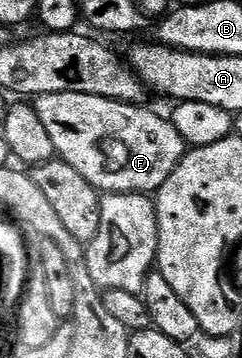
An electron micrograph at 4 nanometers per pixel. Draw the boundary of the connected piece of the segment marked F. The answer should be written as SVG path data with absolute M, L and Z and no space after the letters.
M53 93L38 96L33 106L53 140L56 156L73 165L73 169L77 169L77 173L81 173L81 177L85 177L85 181L89 181L89 185L93 185L100 193L138 195L158 192L185 154L181 133L177 133L170 118L163 116L162 119L161 116L146 111L146 106L143 105L119 103L116 99L85 93Z

